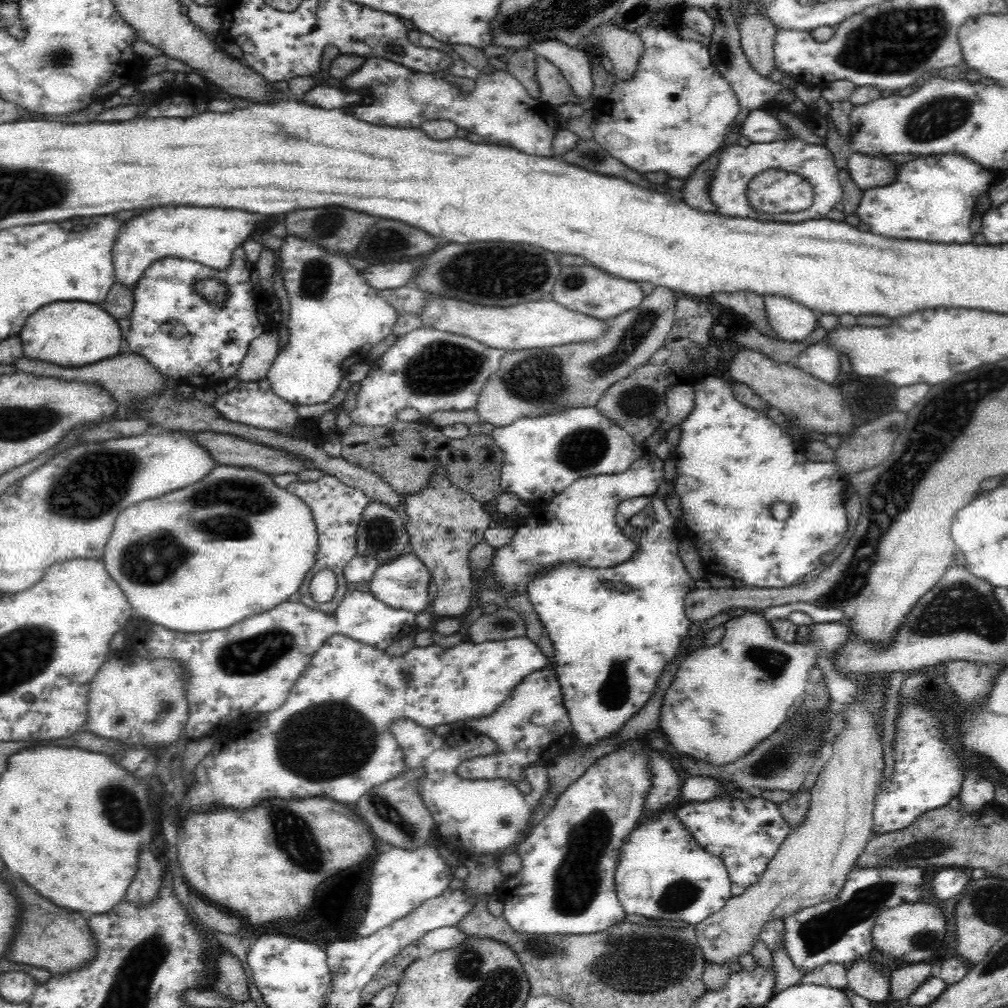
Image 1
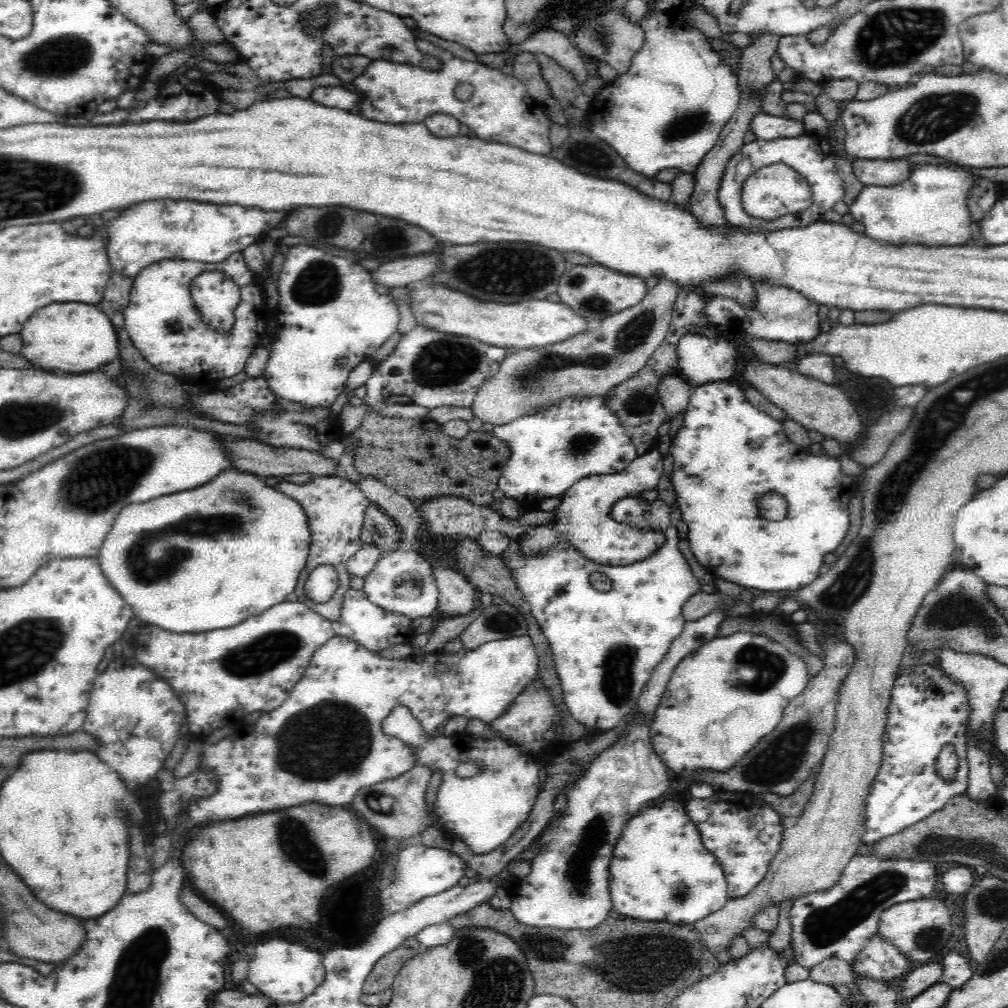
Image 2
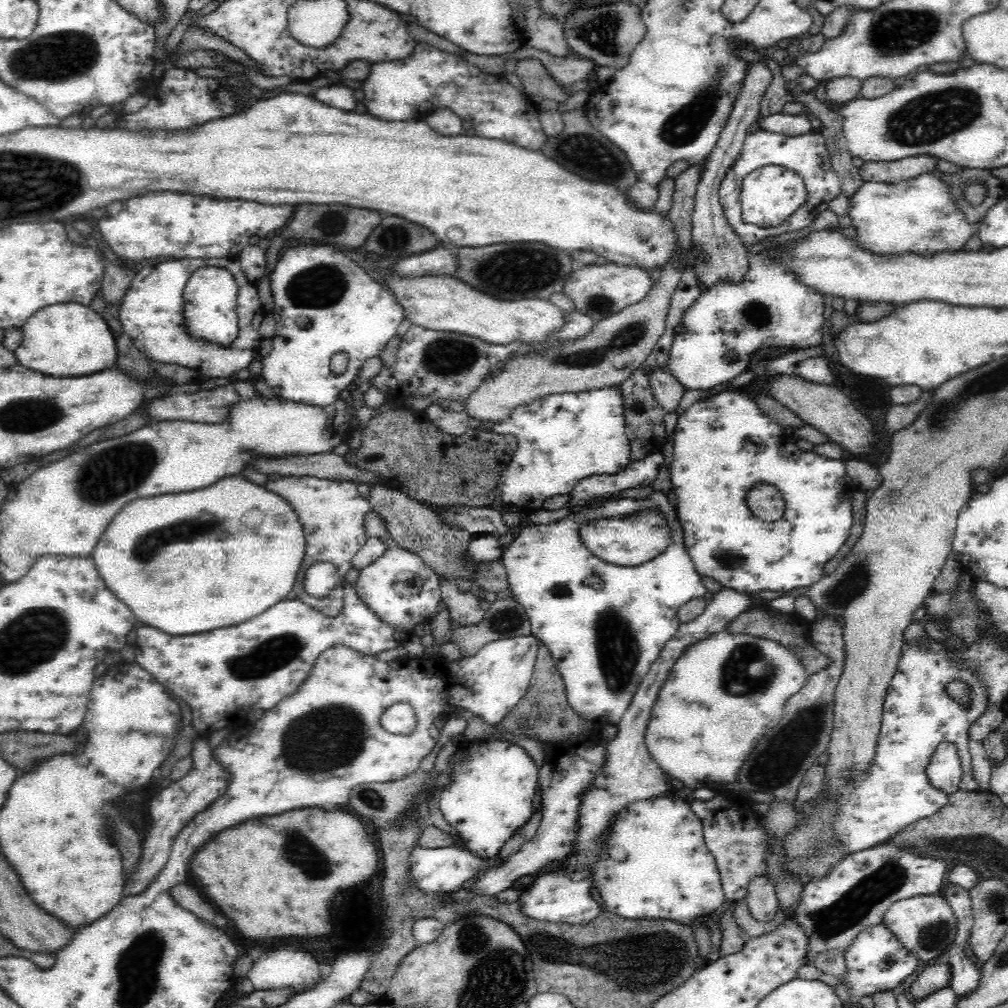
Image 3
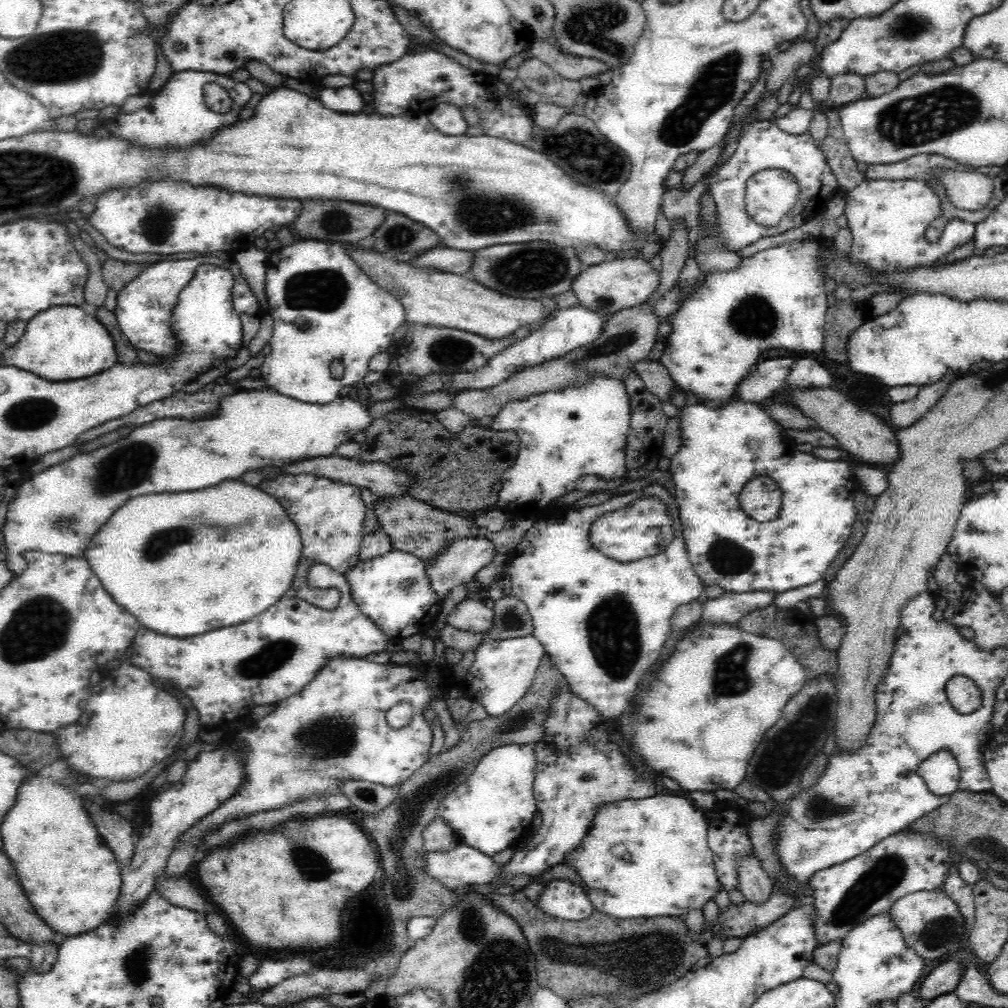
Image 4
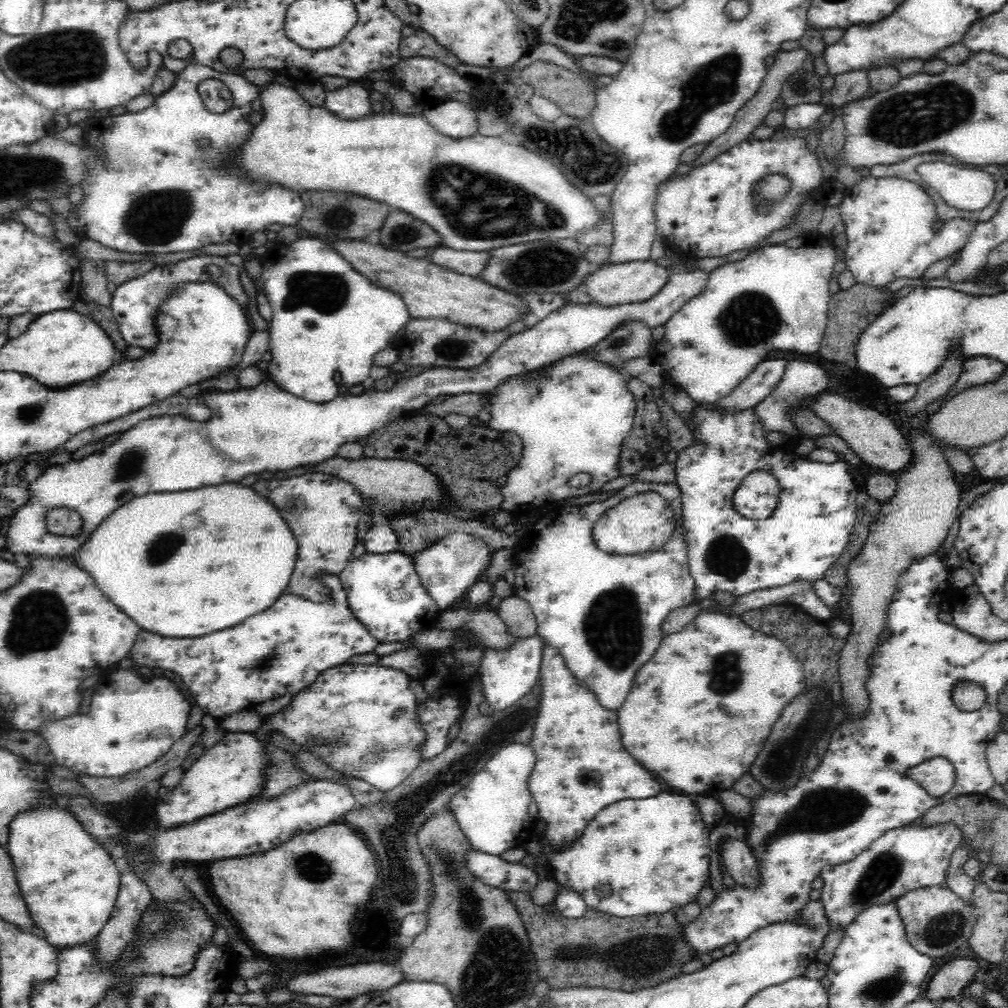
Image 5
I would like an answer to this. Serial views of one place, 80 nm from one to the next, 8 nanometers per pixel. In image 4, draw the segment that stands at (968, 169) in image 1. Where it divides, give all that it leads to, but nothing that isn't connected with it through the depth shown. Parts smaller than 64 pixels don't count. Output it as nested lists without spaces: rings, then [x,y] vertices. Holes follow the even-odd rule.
[[[864,180],[848,191],[845,215],[853,234],[849,258],[860,267],[876,272],[906,270],[906,268],[930,266],[954,248],[966,244],[975,233],[975,221],[962,214],[947,221],[936,242],[926,239],[924,232],[933,220],[941,216],[941,200],[932,188],[922,180]]]

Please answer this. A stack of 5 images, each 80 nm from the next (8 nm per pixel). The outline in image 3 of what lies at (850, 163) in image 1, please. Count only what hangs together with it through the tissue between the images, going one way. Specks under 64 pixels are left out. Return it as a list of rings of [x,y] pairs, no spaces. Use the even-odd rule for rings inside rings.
[[[920,155],[888,162],[863,162],[858,167],[858,174],[864,182],[878,181],[886,186],[888,184],[896,186],[896,182],[916,178],[924,172],[938,172],[934,164],[936,164],[934,158]]]

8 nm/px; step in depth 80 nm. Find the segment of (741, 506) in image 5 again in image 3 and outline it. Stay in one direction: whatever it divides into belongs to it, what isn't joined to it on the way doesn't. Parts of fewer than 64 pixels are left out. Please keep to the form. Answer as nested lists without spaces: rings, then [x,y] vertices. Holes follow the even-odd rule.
[[[756,484],[747,496],[747,505],[750,512],[764,520],[764,522],[772,522],[772,520],[781,520],[785,512],[785,502],[782,493],[778,492],[772,485]]]

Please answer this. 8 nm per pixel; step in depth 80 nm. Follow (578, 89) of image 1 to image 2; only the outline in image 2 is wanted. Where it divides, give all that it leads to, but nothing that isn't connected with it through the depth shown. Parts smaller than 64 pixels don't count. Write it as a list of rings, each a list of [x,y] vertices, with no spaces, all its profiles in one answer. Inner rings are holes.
[[[540,30],[534,36],[530,36],[528,40],[524,40],[520,45],[511,45],[502,53],[519,52],[540,53],[552,58],[558,65],[565,68],[574,81],[581,87],[586,81],[588,76],[588,69],[584,63],[584,54],[575,48],[572,41],[560,32],[554,30]]]

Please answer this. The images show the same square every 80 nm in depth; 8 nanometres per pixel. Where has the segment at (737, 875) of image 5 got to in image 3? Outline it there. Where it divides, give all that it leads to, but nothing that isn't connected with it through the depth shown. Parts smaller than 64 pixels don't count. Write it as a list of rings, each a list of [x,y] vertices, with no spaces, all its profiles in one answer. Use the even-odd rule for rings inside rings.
[[[754,877],[749,882],[745,899],[755,921],[768,923],[775,920],[779,910],[777,893],[767,877]]]

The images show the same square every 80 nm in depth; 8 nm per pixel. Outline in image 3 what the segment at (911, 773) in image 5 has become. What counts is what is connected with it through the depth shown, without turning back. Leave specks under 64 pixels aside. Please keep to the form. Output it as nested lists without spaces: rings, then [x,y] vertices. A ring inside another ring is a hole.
[[[943,742],[937,746],[925,768],[930,784],[952,794],[958,790],[962,776],[961,760],[955,744]]]

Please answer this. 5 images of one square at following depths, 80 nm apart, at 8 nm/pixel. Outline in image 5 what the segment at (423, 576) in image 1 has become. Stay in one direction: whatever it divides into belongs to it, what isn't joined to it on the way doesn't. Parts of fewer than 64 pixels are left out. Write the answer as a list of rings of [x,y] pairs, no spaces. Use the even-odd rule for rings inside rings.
[[[400,550],[386,554],[365,552],[357,559],[350,558],[339,577],[354,618],[364,624],[380,644],[408,640],[420,631],[428,631],[435,626],[436,618],[443,615],[421,583],[412,555]]]

